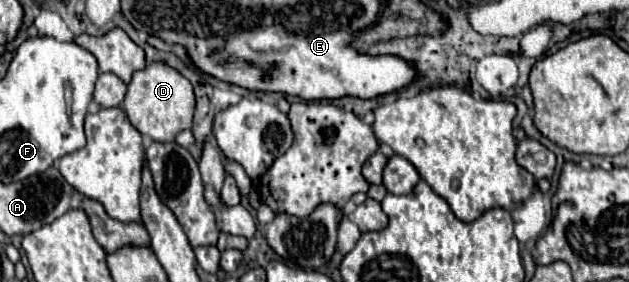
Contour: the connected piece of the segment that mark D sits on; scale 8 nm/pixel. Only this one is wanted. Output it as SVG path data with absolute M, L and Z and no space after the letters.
M151 63L133 75L131 83L127 85L123 109L141 135L157 143L171 143L175 141L177 133L191 129L195 111L193 85L179 71L167 67L165 63Z

